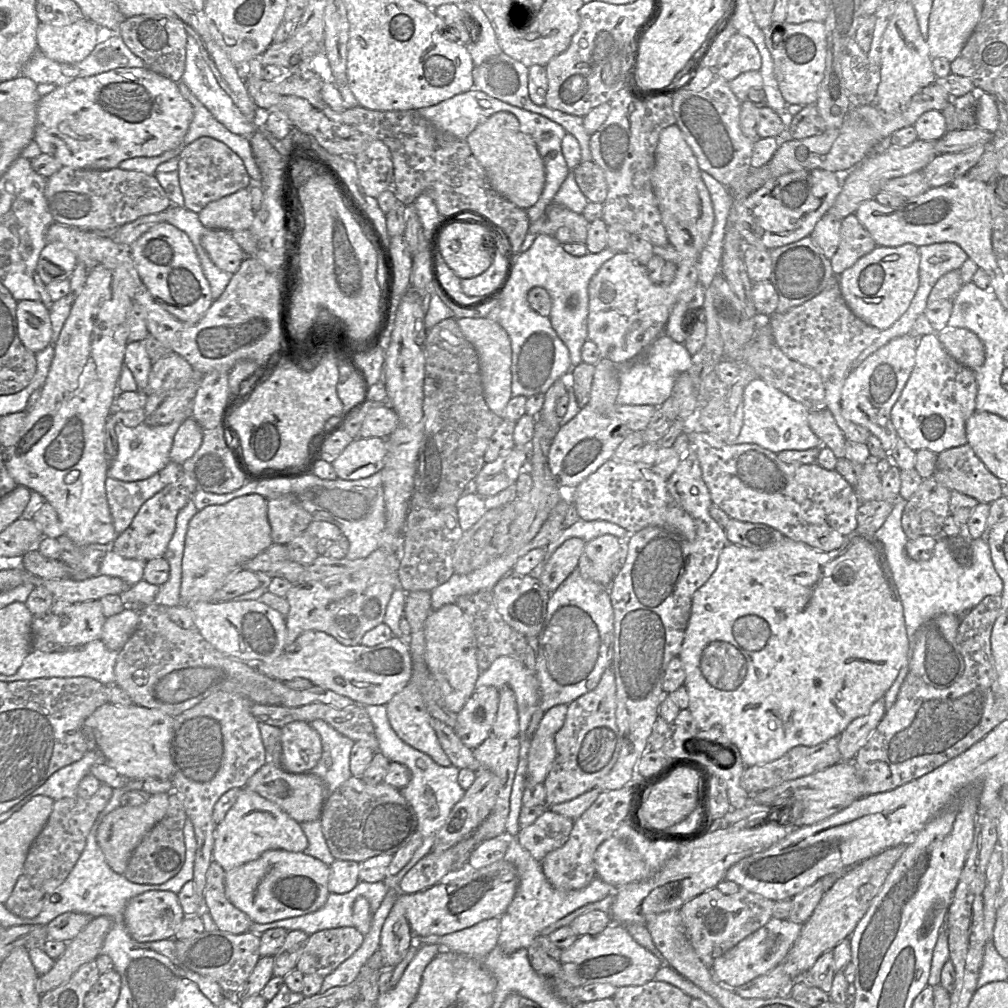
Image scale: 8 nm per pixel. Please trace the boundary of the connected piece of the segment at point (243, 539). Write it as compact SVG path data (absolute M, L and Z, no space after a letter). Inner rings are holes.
M261 495L241 496L223 505L208 506L198 511L189 522L186 533L179 605L191 605L199 601L211 602L213 594L231 574L242 568L245 561L264 552L272 544L267 500Z

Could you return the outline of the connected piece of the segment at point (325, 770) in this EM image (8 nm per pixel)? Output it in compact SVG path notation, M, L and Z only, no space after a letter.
M321 719L310 722L310 725L320 735L322 755L309 772L322 780L328 796L352 776L350 753L354 741Z

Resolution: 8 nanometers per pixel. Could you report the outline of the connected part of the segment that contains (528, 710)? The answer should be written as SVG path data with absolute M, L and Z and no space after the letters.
M575 568L558 588L550 593L546 617L538 635L535 670L529 670L522 662L510 656L499 656L487 670L480 672L476 688L493 686L499 690L507 685L516 697L520 750L506 822L505 835L508 837L516 837L520 831L519 816L527 783L528 753L531 745L526 730L534 711L540 708L546 712L555 705L569 705L581 695L595 689L604 671L611 667L613 654L614 610L609 587L584 578L579 569Z

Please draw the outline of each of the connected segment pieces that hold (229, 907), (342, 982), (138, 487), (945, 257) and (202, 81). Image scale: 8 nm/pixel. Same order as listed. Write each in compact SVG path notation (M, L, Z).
M215 861L210 863L203 894L206 911L209 912L218 929L233 934L243 934L250 930L253 922L227 899L225 874L223 868Z
M376 922L370 927L369 932L363 936L364 940L361 946L331 974L324 977L319 993L324 993L333 987L346 986L353 982L361 967L380 948L381 937L376 937Z
M170 461L161 471L142 481L123 482L108 477L106 492L116 533L122 534L141 506L167 485L175 482L180 471L181 465Z
M942 242L920 246L919 252L919 287L908 310L890 328L881 331L879 337L869 347L860 353L852 364L852 370L860 366L870 355L886 345L889 341L902 335L911 333L913 331L913 325L916 319L920 315L924 314L928 297L937 281L948 272L960 269L960 267L970 259L965 251L959 245L953 242Z
M187 35L186 57L184 72L181 81L188 87L191 93L206 107L212 116L231 133L243 137L250 137L258 128L240 112L232 99L220 87L209 65L203 58L196 40Z

